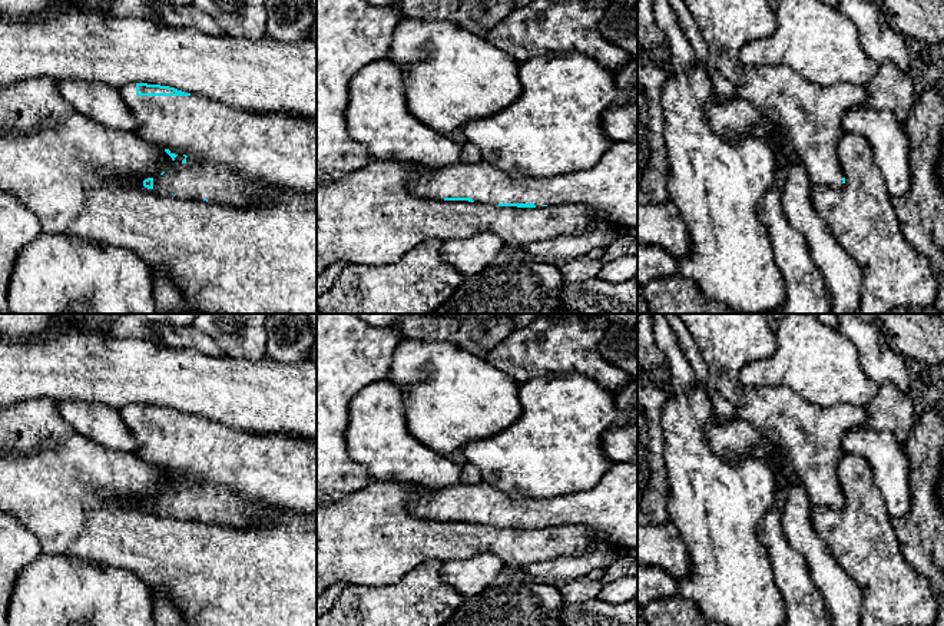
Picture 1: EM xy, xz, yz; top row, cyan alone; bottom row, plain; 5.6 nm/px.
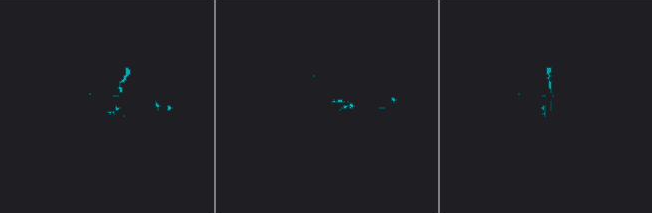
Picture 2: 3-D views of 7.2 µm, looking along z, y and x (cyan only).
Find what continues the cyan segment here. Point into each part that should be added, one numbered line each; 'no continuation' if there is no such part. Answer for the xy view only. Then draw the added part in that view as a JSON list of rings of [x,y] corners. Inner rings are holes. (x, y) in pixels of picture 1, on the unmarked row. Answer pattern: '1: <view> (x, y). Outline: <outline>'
1: xy (231, 474). Outline: [[[136,404],[122,407],[119,414],[139,444],[138,457],[188,477],[185,484],[153,499],[153,511],[235,527],[265,520],[264,504],[317,516],[317,441],[282,433],[245,433],[199,415],[138,417]]]

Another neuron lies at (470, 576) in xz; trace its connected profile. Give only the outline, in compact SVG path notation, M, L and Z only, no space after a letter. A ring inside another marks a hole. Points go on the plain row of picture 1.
M480 553L468 559L440 563L440 576L466 599L496 583L503 569L504 563L500 557L493 553Z

